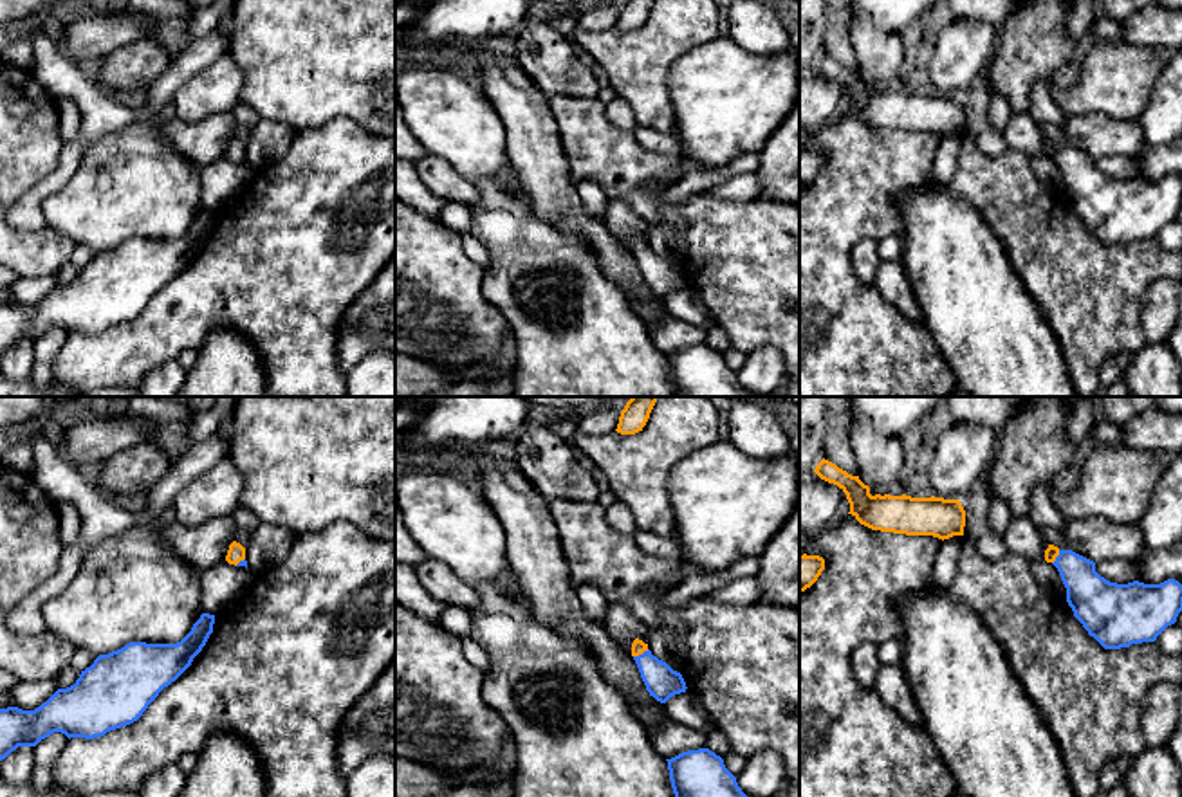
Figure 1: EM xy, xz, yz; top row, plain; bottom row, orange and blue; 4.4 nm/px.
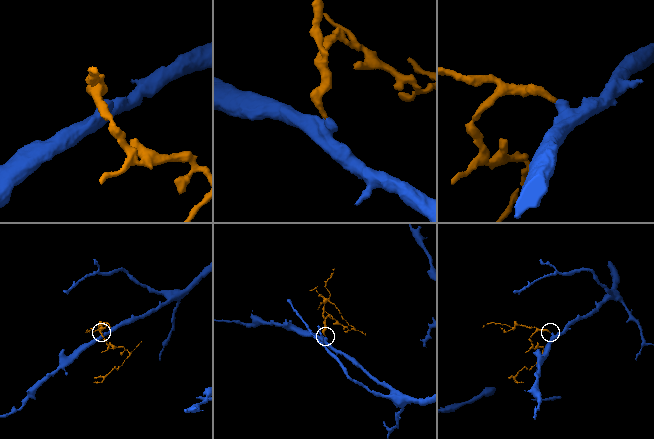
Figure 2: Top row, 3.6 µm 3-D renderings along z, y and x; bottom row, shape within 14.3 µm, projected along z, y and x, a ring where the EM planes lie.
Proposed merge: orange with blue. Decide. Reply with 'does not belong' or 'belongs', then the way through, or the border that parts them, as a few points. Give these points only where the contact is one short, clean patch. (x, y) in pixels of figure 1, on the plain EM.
belongs | across xz (637, 244), (641, 249), (661, 276)

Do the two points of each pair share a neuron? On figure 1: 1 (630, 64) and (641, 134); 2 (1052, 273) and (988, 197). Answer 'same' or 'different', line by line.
1: different
2: same

